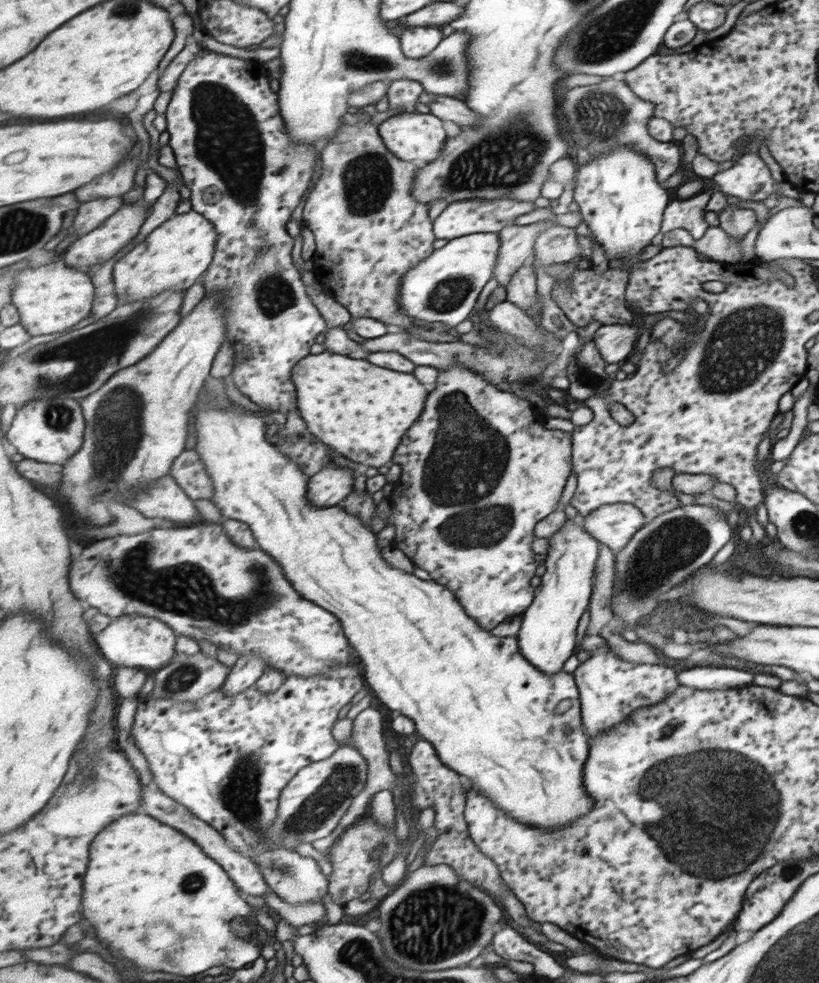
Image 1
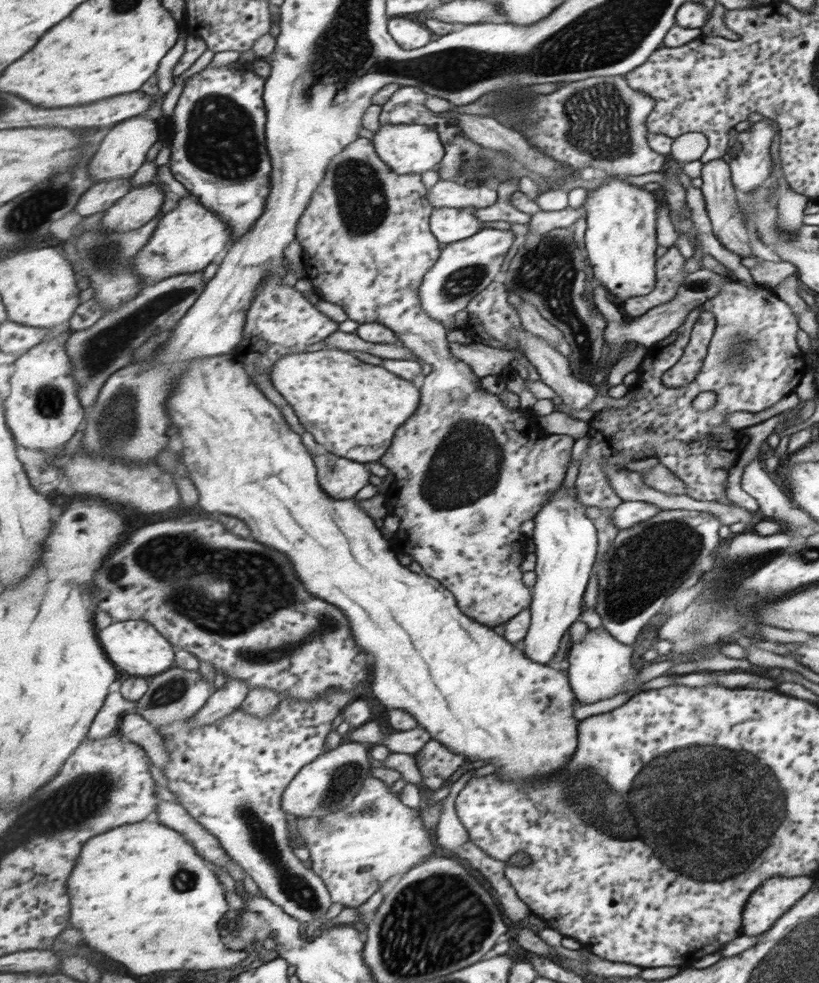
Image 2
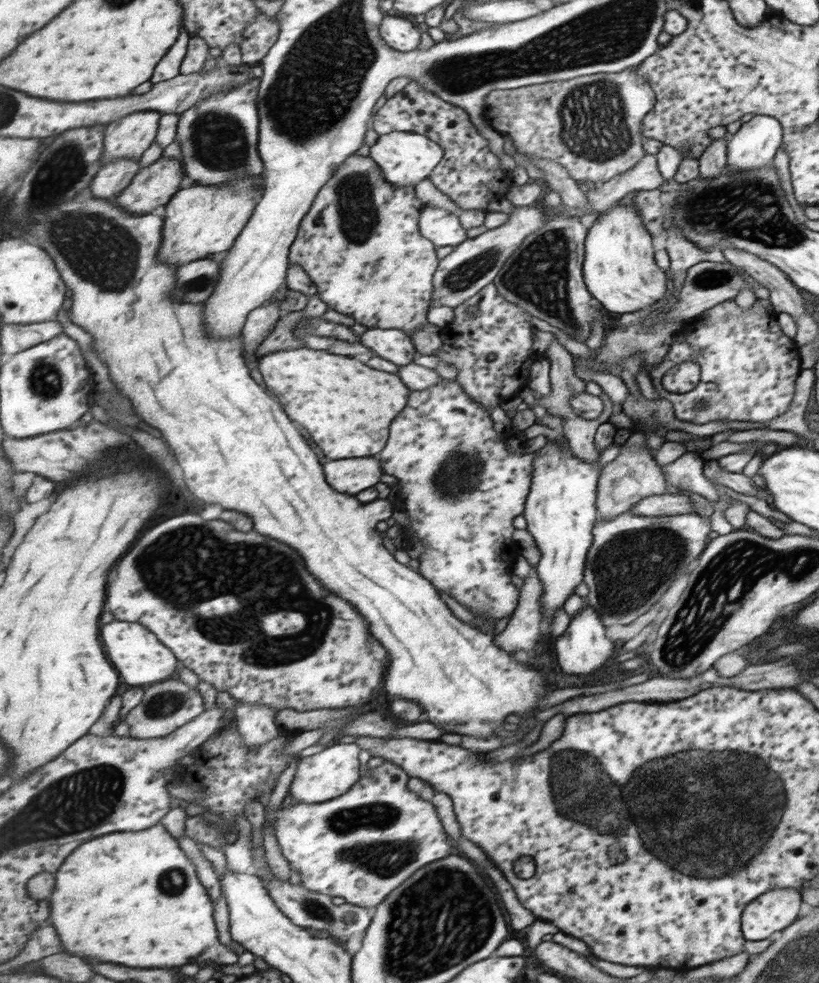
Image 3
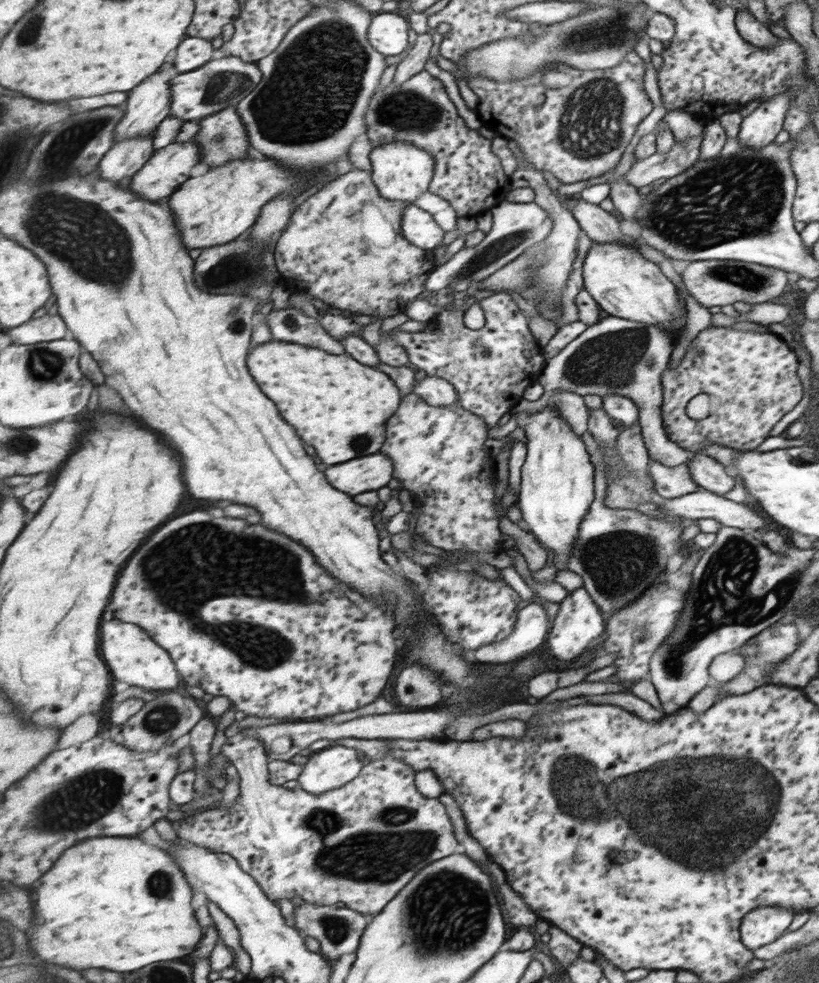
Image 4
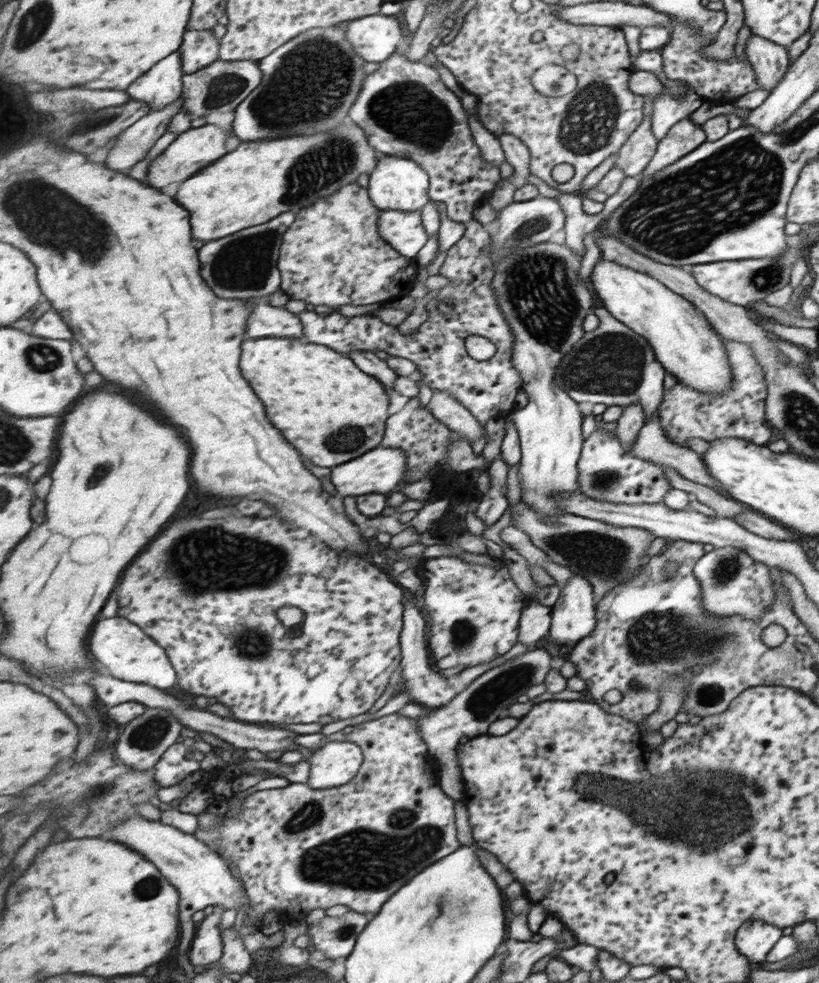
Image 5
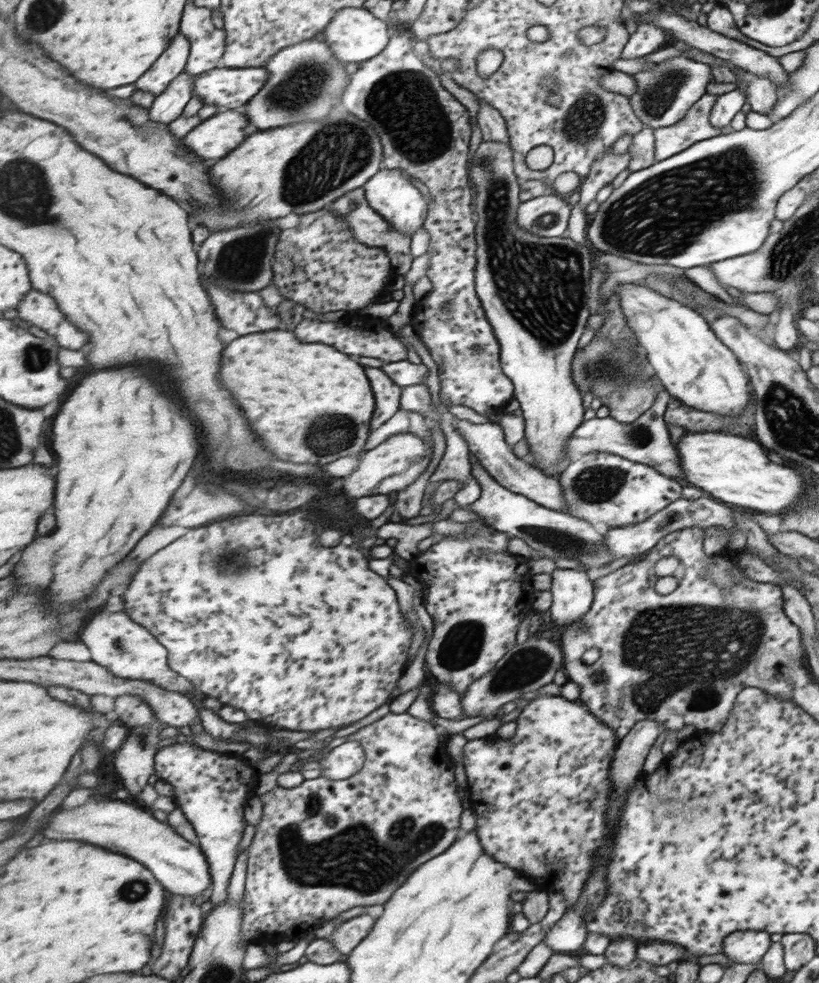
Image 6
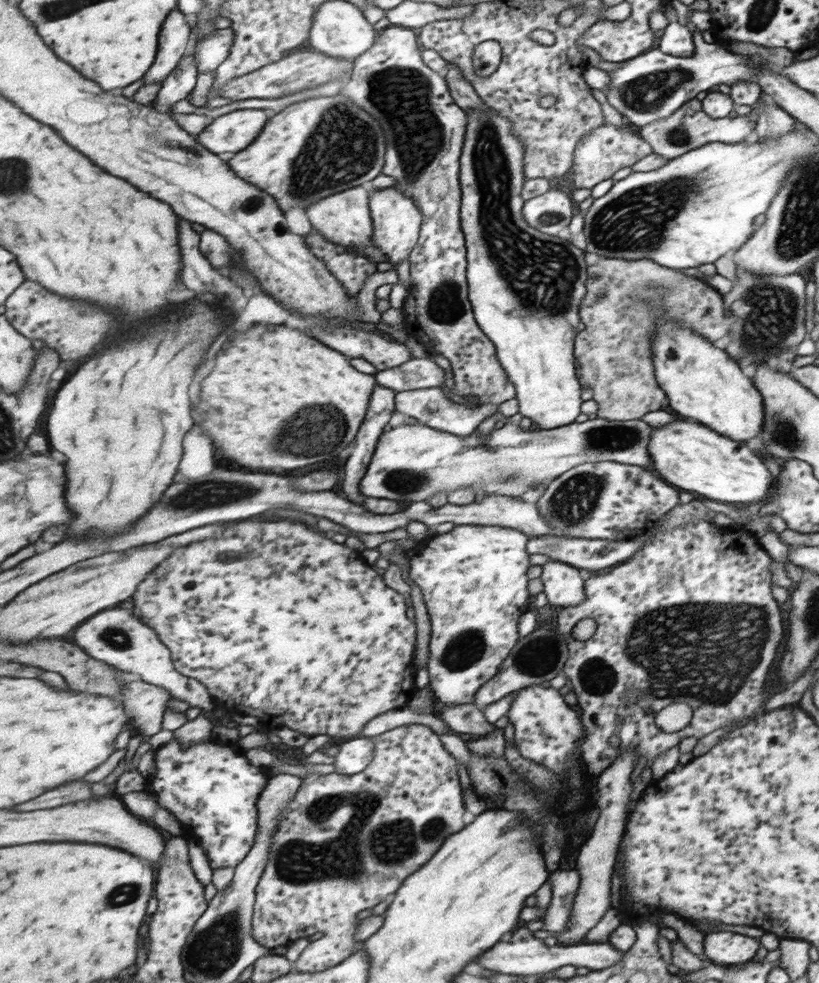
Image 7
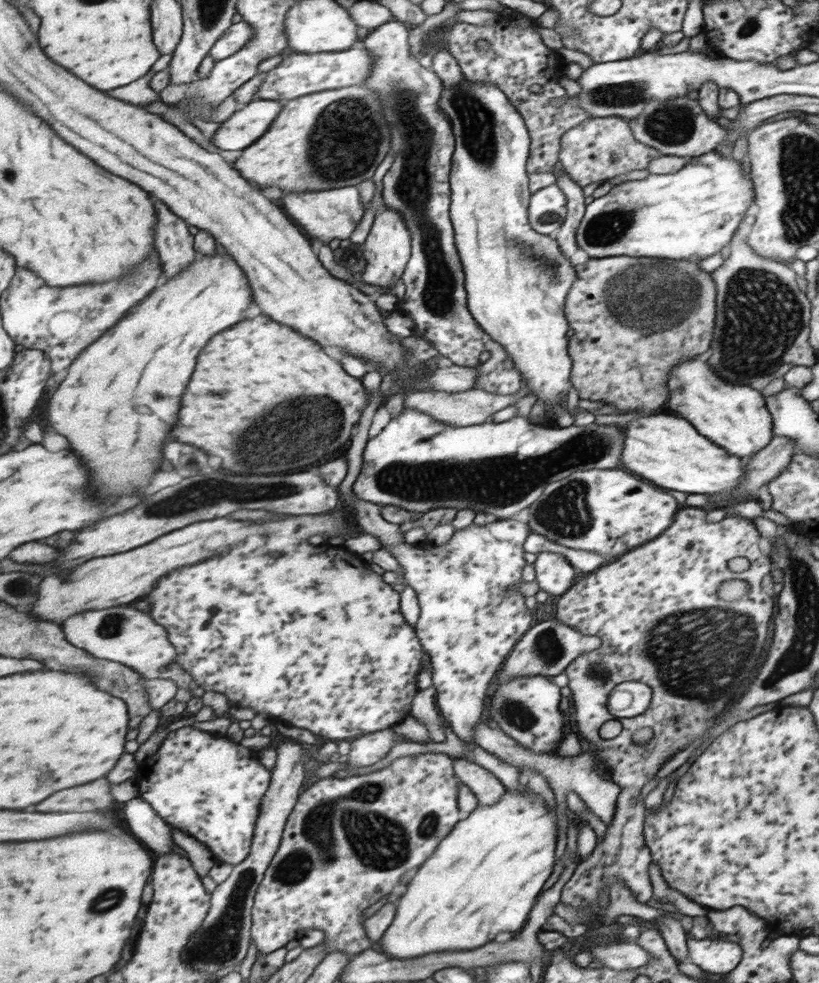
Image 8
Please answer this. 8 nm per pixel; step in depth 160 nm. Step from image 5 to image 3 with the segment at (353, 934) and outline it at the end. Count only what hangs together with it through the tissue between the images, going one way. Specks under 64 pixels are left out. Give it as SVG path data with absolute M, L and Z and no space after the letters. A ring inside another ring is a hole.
M265 849L265 863L269 868L269 873L272 875L271 880L264 880L270 895L274 898L275 904L282 909L282 912L286 914L287 917L291 918L291 921L298 926L309 929L312 928L317 931L327 931L329 936L337 942L343 942L346 944L351 941L353 937L366 933L368 928L377 914L377 907L367 909L362 907L357 907L353 904L345 903L341 906L335 906L331 896L328 894L321 894L320 892L313 892L311 889L307 889L302 881L299 885L293 885L289 882L289 879L282 880L282 877L276 876L273 871L271 864L268 864L268 857L266 856Z

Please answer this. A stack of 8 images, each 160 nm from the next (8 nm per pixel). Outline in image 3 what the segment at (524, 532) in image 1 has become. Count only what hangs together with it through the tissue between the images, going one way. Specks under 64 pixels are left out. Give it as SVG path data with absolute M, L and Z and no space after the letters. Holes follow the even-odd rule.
M353 155L338 168L317 198L291 245L290 264L300 264L308 272L327 308L341 314L349 312L365 326L401 329L409 336L429 324L427 315L435 288L433 274L439 266L438 245L422 235L421 216L427 204L418 199L416 187L393 186L374 157ZM443 379L437 387L430 388L427 391L412 392L410 396L409 408L405 408L403 416L399 416L399 420L395 424L391 424L391 440L387 444L387 448L383 450L381 462L383 462L384 473L390 474L397 478L398 483L401 484L403 494L403 509L408 511L410 518L410 529L414 535L423 544L424 551L418 558L420 562L419 572L427 577L432 584L435 584L439 591L447 592L449 596L467 608L473 610L473 614L485 616L485 618L493 618L498 620L503 616L513 614L514 610L518 608L520 601L520 588L517 588L511 582L511 575L514 575L514 564L518 562L519 544L514 539L514 532L516 531L513 522L517 516L521 516L526 511L527 500L531 494L532 472L535 470L535 458L537 452L525 453L525 447L519 451L509 452L507 446L507 439L511 437L513 430L509 428L504 432L495 432L495 424L491 420L490 410L484 408L478 401L466 392L462 384L455 379Z

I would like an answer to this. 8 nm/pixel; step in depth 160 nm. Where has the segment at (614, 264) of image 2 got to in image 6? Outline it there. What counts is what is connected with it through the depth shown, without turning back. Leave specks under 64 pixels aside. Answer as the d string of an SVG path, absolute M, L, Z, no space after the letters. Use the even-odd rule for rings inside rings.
M621 283L613 291L618 296L619 306L624 314L628 327L632 330L638 345L646 354L648 368L657 376L659 382L671 398L681 400L689 408L702 412L715 413L720 416L742 414L753 395L749 386L749 378L738 357L730 351L717 337L709 322L681 301L668 299L659 295L649 285L638 283Z

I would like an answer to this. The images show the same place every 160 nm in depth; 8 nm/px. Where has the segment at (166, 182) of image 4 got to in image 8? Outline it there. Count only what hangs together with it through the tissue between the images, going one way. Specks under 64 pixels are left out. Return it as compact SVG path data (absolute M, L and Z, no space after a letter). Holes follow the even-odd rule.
M276 100L250 101L243 110L221 123L211 140L221 150L245 151L267 134L281 110L283 104Z

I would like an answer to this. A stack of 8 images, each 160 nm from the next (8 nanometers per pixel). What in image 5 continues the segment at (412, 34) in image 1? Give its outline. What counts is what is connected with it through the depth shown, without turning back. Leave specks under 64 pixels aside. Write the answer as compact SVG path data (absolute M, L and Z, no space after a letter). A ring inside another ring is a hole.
M363 16L349 21L346 26L347 40L352 42L355 53L366 62L382 63L395 54L407 34L405 26L395 16Z

